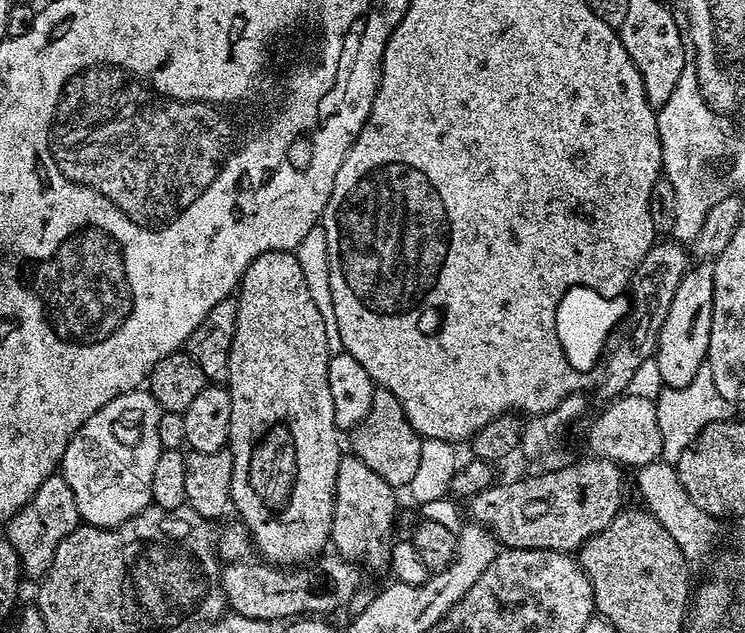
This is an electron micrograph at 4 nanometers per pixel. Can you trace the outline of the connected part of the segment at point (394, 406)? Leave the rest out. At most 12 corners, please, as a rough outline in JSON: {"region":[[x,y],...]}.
{"region":[[377,387],[351,455],[403,489],[422,455],[402,402]]}

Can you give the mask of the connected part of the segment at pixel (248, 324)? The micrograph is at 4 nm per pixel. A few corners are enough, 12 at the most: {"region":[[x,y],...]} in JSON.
{"region":[[295,251],[238,285],[231,507],[273,566],[329,547],[341,429]]}

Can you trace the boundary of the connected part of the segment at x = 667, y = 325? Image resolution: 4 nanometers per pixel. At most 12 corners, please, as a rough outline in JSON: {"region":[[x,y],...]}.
{"region":[[712,264],[685,272],[658,334],[665,388],[706,363],[714,306]]}

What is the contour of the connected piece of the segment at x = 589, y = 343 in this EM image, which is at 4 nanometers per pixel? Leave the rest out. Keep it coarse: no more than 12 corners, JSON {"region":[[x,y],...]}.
{"region":[[568,288],[555,312],[571,368],[595,366],[627,295]]}

